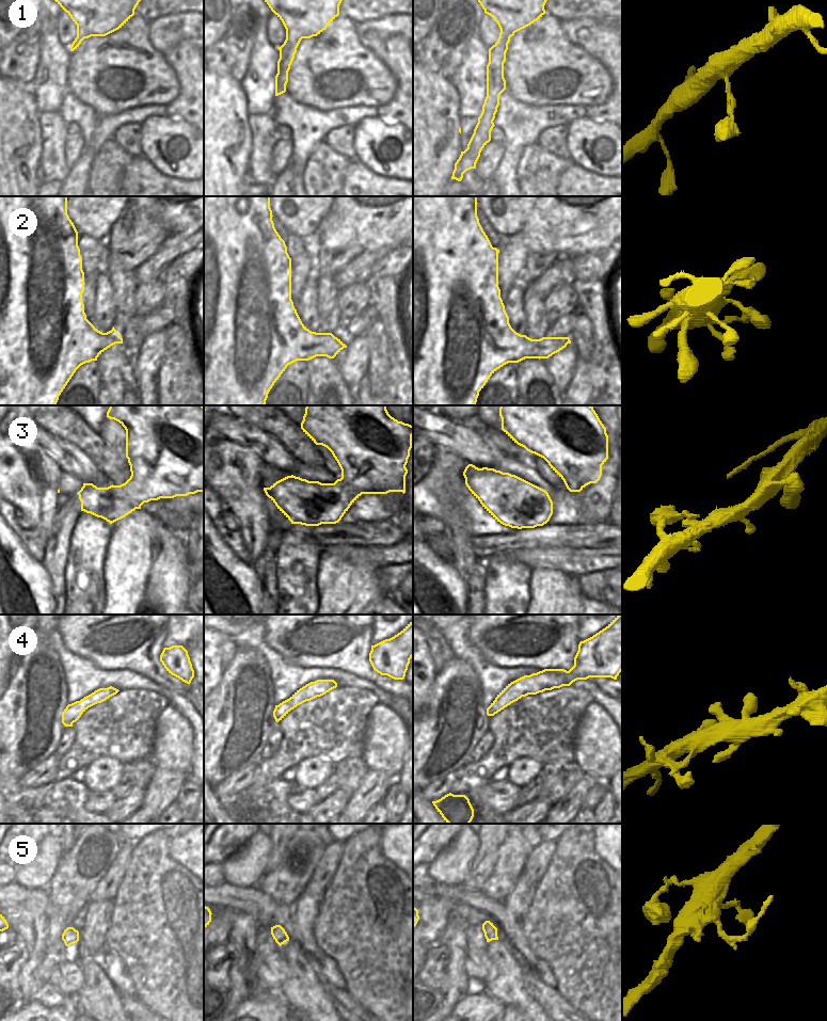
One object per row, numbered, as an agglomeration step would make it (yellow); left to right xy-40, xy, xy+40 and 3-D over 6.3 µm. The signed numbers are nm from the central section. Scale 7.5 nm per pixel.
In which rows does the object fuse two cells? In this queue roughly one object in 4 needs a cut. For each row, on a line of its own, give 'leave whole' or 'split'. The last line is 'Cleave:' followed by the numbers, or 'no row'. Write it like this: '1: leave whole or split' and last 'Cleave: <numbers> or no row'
1: leave whole
2: leave whole
3: leave whole
4: leave whole
5: split
Cleave: 5

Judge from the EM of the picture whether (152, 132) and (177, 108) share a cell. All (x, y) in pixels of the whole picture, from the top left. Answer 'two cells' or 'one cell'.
two cells

